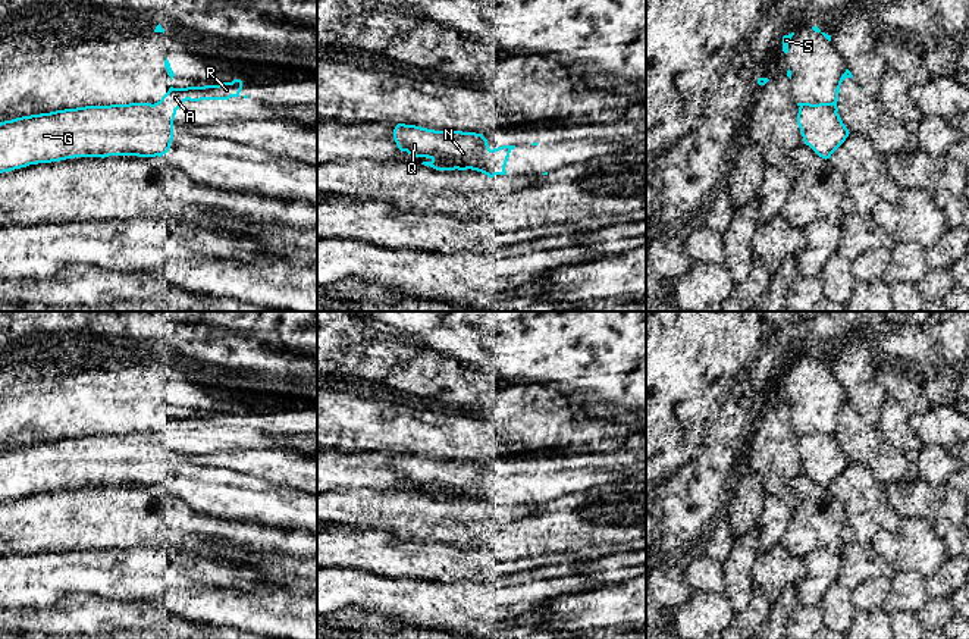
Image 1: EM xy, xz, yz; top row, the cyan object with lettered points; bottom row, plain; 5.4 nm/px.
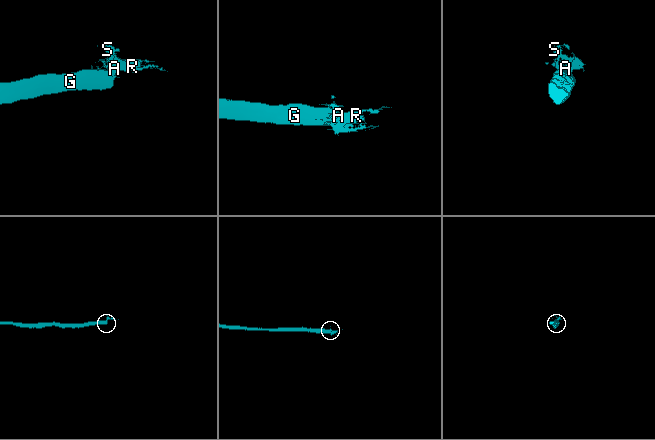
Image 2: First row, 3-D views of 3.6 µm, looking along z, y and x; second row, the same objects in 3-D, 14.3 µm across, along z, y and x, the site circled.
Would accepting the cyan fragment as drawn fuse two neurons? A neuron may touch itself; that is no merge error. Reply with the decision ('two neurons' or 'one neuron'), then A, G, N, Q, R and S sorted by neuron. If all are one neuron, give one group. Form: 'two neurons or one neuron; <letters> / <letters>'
two neurons; A R S / G N Q

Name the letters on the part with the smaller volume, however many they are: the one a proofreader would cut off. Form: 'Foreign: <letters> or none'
Foreign: A, R, S

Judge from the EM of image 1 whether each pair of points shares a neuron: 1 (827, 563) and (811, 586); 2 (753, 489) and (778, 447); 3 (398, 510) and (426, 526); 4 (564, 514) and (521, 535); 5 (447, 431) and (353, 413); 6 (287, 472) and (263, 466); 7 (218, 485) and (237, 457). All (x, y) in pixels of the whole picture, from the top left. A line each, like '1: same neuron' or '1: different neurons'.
1: same neuron
2: different neurons
3: same neuron
4: same neuron
5: same neuron
6: same neuron
7: different neurons

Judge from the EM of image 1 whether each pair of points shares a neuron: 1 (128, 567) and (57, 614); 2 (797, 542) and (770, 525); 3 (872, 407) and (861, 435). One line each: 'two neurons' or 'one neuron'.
1: two neurons
2: two neurons
3: two neurons

